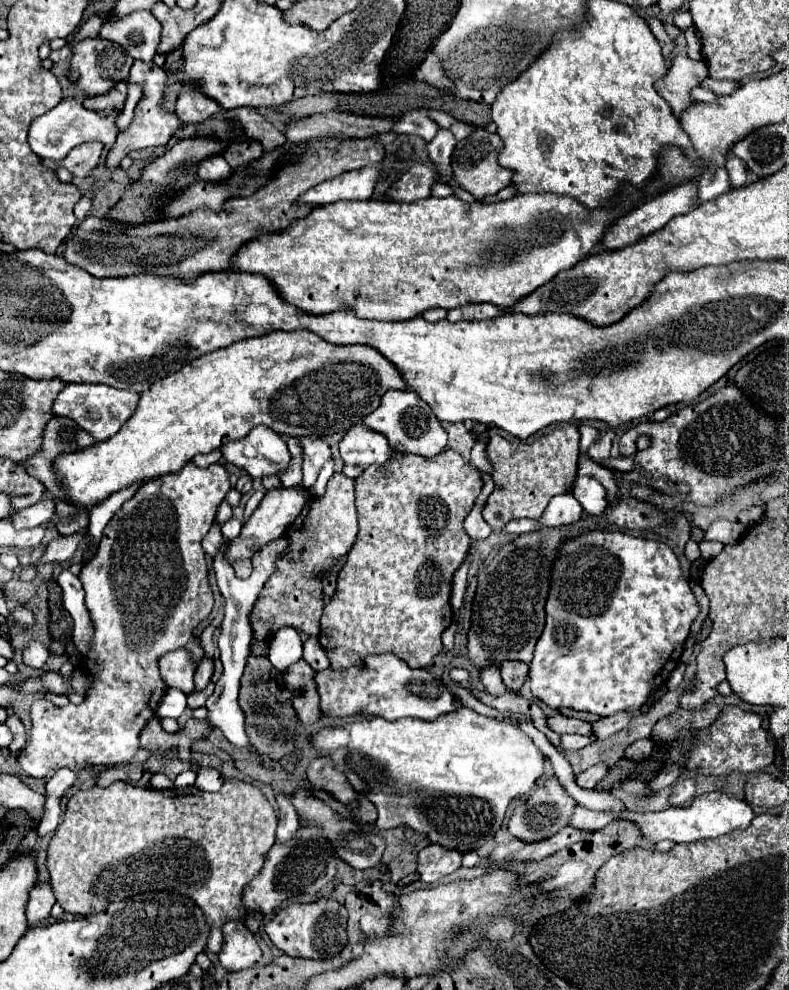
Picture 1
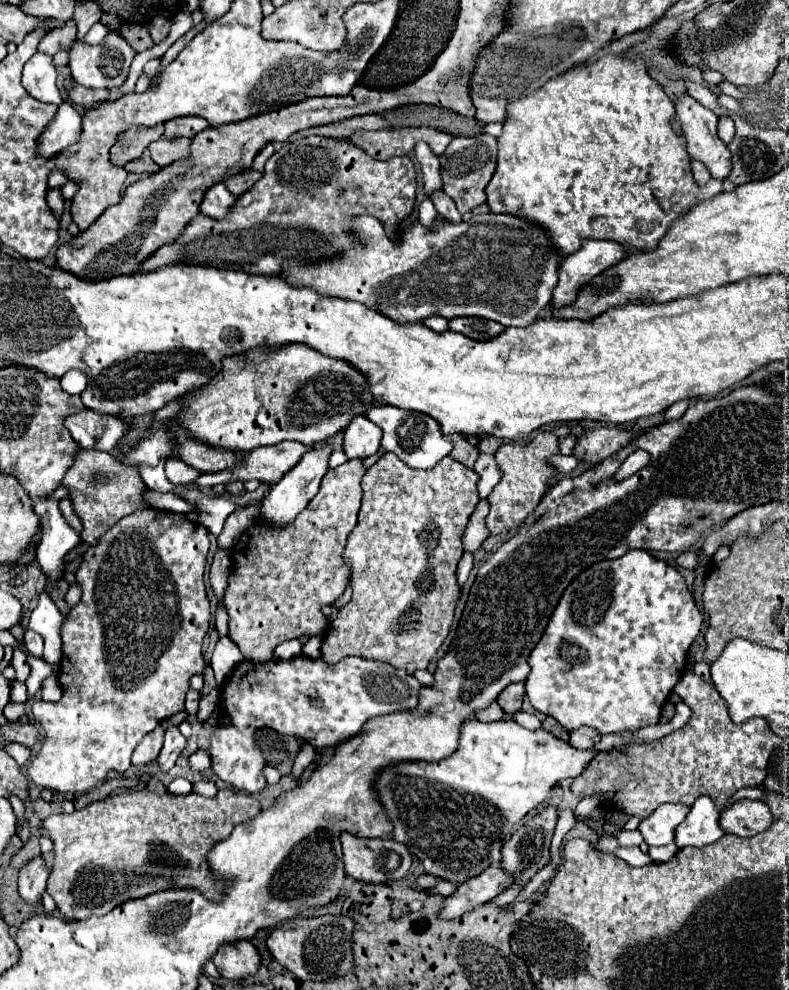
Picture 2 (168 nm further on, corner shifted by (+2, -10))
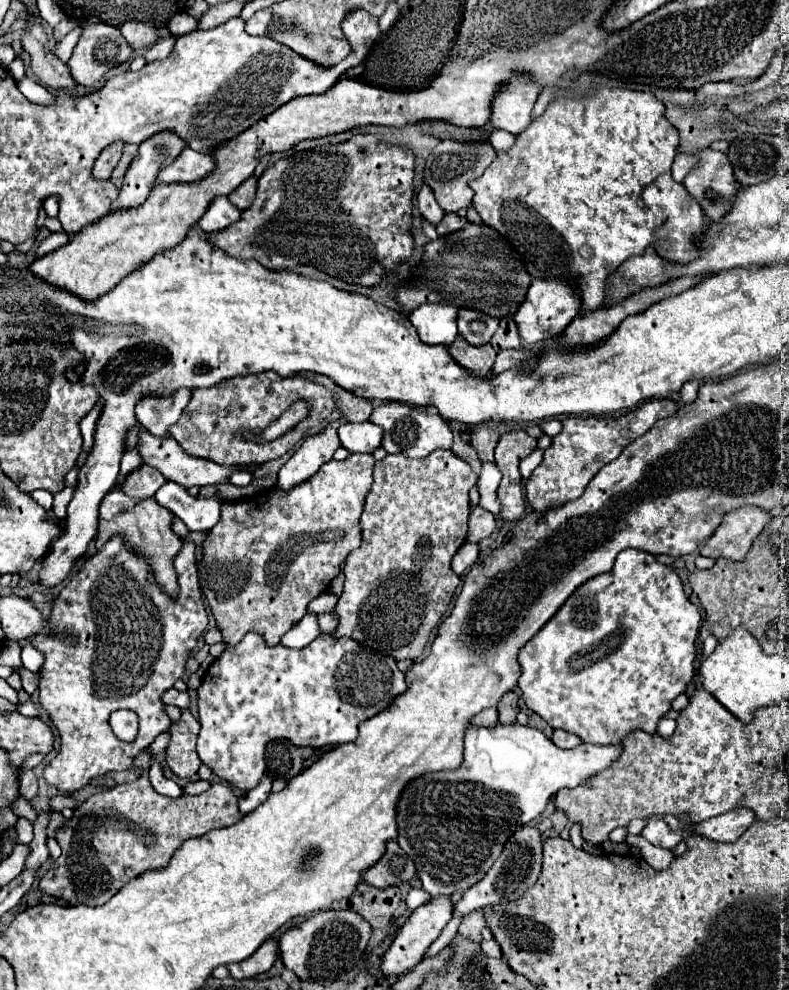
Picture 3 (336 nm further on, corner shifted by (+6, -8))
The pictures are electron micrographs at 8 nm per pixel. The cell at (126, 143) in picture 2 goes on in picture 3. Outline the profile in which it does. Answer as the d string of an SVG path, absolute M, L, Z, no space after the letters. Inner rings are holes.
M114 142L110 144L108 148L102 150L102 154L98 156L96 164L94 164L94 176L104 180L104 178L110 178L112 170L116 168L116 164L120 162L120 156L122 156L122 148L124 148L124 142Z

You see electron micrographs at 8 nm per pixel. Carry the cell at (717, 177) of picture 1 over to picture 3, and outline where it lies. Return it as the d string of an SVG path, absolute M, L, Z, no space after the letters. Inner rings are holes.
M678 154L674 164L672 164L672 176L676 182L682 182L688 174L688 170L696 164L696 158L690 156L690 154Z

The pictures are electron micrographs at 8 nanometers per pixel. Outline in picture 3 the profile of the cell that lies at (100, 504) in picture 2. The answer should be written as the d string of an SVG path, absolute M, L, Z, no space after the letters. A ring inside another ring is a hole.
M116 486L114 490L110 490L102 504L100 504L100 524L98 524L98 538L96 538L96 548L100 550L104 546L104 542L108 538L112 538L114 534L122 534L126 538L126 542L130 546L134 546L132 550L146 556L146 560L150 562L156 580L164 586L164 590L170 596L176 596L178 592L178 584L176 584L176 572L172 566L172 558L178 554L182 540L178 534L174 534L172 530L172 522L174 522L174 514L170 514L170 510L162 508L154 498L132 498L126 496L126 492Z

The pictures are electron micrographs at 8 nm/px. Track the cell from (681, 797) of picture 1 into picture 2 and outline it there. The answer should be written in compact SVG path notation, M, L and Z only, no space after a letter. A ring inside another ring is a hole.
M662 804L646 820L640 822L638 830L648 846L664 846L674 840L676 826L686 818L688 806L684 804Z

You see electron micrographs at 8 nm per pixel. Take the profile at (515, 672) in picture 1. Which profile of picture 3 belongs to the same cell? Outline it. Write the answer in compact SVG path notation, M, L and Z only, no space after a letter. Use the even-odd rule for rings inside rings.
M512 690L512 692L506 692L500 702L498 702L498 712L500 712L500 722L502 724L512 724L516 722L516 716L520 712L520 706L518 706L518 694Z

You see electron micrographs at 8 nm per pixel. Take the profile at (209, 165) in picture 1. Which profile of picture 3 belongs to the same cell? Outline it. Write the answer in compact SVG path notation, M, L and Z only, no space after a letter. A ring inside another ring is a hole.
M222 196L210 202L210 206L206 208L206 214L198 220L198 228L210 234L210 232L224 230L226 226L234 224L238 218L240 218L240 210L234 204L230 204L226 196Z

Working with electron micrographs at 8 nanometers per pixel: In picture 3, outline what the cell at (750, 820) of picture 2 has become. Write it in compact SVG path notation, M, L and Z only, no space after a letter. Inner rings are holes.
M734 808L722 816L714 816L696 826L696 834L702 834L714 842L734 842L738 840L750 824L754 824L756 814L750 808Z

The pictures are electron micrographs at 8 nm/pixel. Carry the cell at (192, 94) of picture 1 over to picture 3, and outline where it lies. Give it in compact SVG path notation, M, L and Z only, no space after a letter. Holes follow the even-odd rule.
M162 130L162 134L156 134L154 138L142 142L138 156L124 176L124 186L120 188L120 196L114 202L112 210L142 204L156 182L158 170L170 164L184 146L186 144L182 142L182 138L178 138L178 134L170 134L170 130Z

